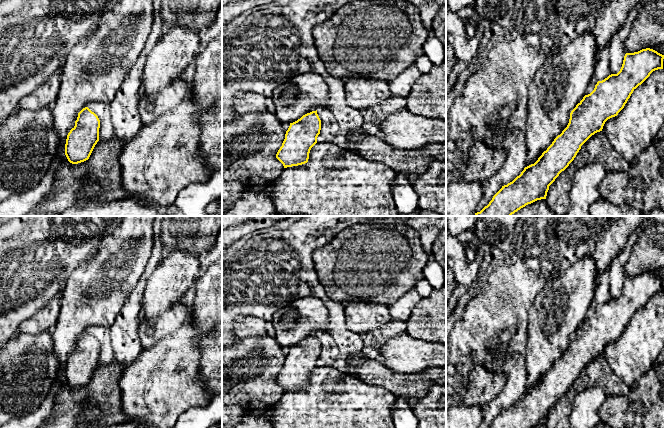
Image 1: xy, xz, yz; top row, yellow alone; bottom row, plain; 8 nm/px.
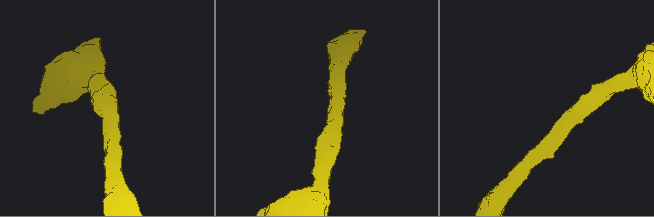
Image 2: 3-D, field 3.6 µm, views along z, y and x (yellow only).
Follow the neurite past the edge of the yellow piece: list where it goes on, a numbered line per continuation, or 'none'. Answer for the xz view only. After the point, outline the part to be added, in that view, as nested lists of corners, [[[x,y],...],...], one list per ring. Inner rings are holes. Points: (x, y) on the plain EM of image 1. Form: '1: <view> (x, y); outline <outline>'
none

